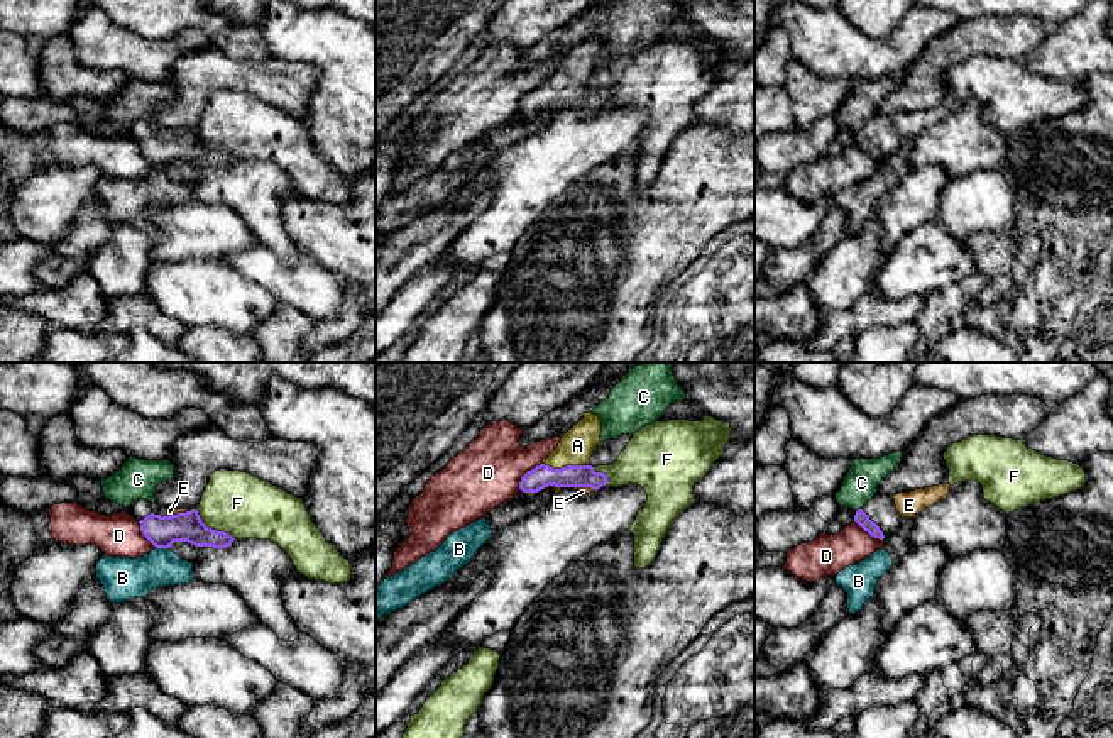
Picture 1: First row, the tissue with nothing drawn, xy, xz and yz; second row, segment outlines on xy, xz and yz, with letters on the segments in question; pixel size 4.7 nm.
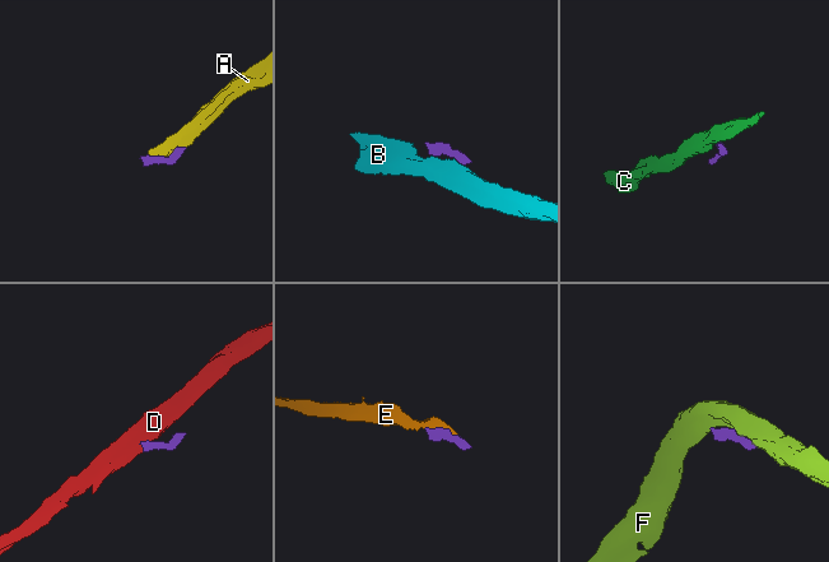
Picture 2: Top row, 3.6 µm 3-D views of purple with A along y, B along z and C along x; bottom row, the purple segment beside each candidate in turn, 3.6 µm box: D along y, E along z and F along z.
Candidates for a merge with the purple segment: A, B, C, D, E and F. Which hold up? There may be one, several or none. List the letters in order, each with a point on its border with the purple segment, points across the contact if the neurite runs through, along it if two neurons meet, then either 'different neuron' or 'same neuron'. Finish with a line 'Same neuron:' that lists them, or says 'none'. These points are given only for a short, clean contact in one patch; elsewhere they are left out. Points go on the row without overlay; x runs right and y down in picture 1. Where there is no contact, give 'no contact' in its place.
A: contact xz (565, 88); same neuron
B: contact xy (163, 168); different neuron
C: contact yz (858, 131); border yz (861, 129), (856, 132); different neuron
D: contact xz (525, 95); border xz (540, 83), (521, 99), (520, 110); different neuron
E: contact xy (178, 134); way xy (161, 153), (178, 134), (169, 132); same neuron
F: contact xy (213, 151); border xy (195, 131), (208, 148), (224, 151), (234, 159); different neuron
Same neuron: A, E

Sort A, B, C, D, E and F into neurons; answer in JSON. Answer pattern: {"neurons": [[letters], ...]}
{"neurons": [["A", "E"], ["B"], ["C"], ["D"], ["F"]]}

